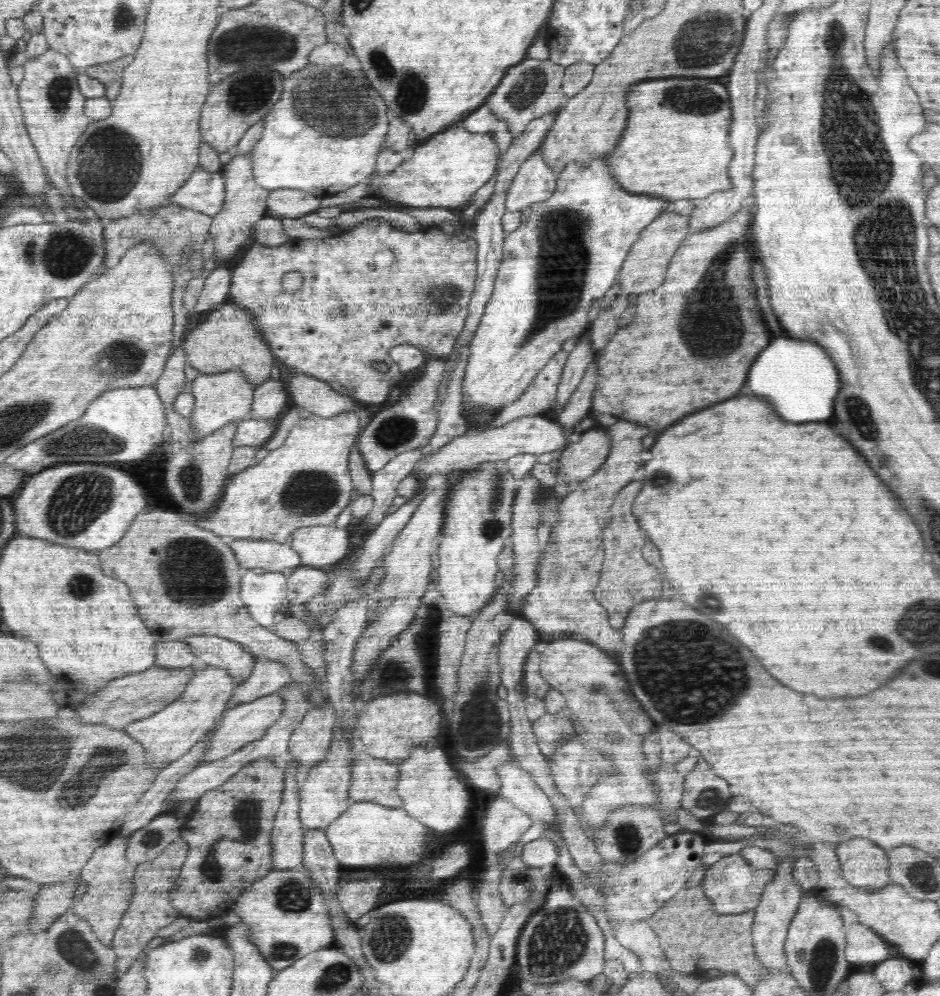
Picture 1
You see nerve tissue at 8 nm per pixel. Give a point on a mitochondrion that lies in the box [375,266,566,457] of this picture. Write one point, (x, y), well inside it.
(446, 298)

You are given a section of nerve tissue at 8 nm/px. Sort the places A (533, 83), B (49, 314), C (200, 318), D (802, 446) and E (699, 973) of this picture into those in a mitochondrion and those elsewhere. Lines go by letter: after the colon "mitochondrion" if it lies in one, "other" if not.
A: mitochondrion
B: other
C: other
D: other
E: other

